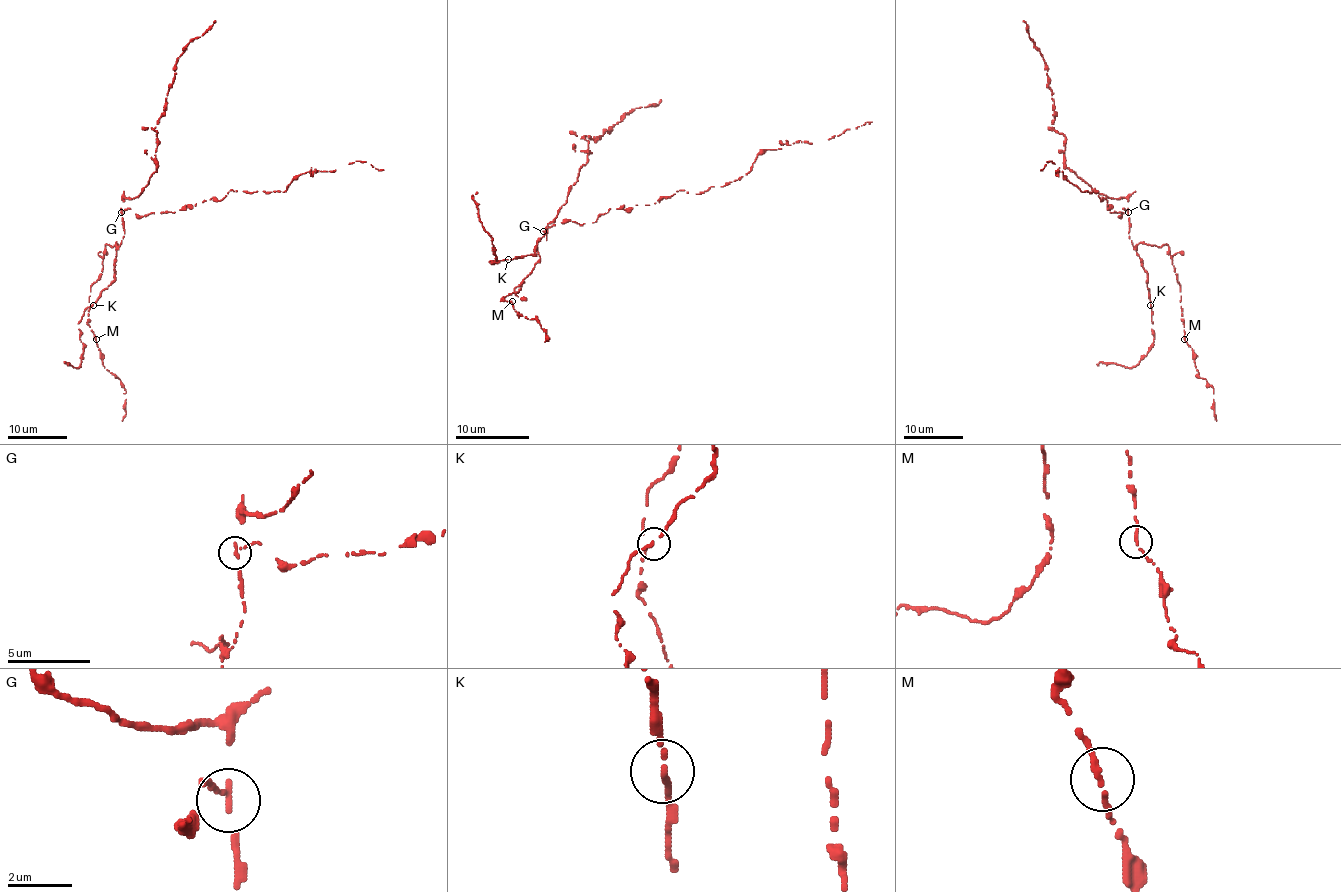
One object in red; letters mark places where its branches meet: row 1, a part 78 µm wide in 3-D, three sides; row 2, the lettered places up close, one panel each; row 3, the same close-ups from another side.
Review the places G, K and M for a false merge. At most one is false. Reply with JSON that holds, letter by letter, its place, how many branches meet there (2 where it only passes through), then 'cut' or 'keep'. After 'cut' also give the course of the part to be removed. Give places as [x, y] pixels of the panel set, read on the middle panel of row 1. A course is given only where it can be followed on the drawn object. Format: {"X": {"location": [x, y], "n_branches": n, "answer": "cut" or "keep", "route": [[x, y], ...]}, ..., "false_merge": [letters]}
{"G": {"location": [543, 231], "n_branches": 2, "answer": "cut"}, "K": {"location": [508, 259], "n_branches": 2, "answer": "keep"}, "M": {"location": [512, 301], "n_branches": 2, "answer": "keep"}, "false_merge": ["G"]}

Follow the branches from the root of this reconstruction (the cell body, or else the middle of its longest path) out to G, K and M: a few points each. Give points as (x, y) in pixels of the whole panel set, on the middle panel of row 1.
G: (567, 220), (543, 231)
K: (567, 220), (545, 229), (547, 233), (538, 242), (534, 255), (508, 259)
M: (567, 220), (545, 229), (547, 233), (536, 244), (539, 261), (517, 292), (502, 296), (502, 301), (512, 301)

